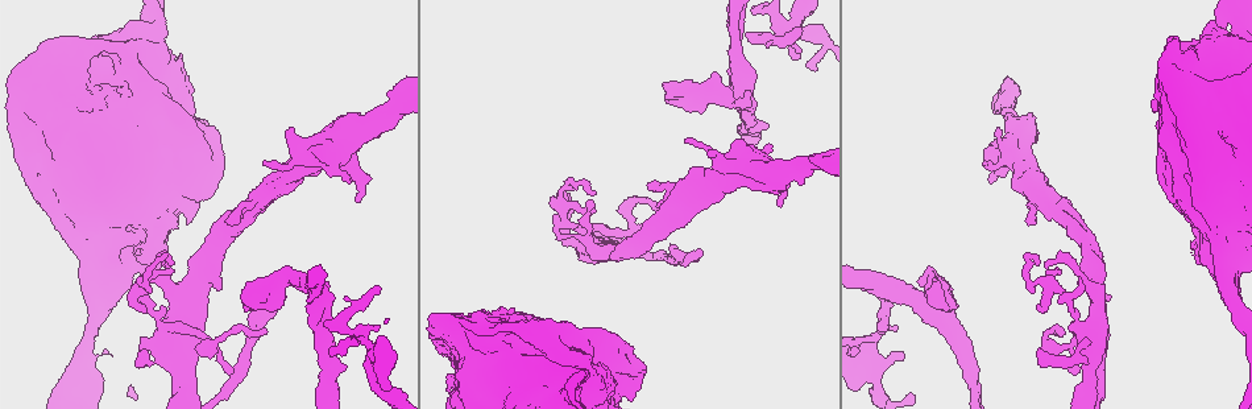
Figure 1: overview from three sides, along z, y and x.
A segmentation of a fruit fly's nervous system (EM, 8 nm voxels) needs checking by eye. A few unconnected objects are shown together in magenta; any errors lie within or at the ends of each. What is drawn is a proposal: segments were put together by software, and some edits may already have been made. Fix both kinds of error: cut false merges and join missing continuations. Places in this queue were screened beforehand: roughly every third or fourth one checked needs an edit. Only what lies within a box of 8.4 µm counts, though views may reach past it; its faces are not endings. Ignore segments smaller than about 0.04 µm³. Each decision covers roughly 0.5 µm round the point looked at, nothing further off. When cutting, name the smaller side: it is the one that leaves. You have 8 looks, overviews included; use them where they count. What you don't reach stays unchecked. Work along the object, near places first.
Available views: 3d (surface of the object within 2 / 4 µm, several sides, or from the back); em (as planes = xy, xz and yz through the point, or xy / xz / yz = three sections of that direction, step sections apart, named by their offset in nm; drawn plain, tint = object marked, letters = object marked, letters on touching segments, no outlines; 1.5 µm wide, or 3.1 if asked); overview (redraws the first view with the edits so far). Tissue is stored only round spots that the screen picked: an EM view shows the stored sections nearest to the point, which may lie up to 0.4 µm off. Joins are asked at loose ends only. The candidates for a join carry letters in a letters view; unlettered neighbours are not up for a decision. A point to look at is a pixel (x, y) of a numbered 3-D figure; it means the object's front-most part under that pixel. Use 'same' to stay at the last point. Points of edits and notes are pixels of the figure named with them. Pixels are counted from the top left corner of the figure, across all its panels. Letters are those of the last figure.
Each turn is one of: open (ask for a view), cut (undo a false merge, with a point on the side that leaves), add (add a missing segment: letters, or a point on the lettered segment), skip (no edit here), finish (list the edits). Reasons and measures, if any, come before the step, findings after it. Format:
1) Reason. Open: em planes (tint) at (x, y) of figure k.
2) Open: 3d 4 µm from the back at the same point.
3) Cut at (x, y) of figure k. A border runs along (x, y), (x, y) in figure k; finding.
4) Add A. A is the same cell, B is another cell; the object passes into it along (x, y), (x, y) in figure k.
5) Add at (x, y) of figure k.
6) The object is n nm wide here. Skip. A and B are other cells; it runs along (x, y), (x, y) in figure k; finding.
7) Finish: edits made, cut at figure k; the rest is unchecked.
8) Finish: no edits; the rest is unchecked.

An open end. Open: em planes (plain) at (230, 369) of figure 1.

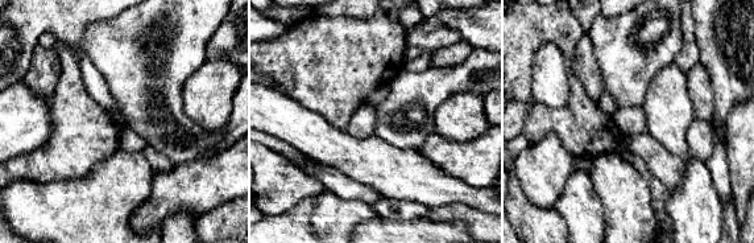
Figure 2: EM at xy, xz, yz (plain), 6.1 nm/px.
Open: em planes (letters) at the same point.

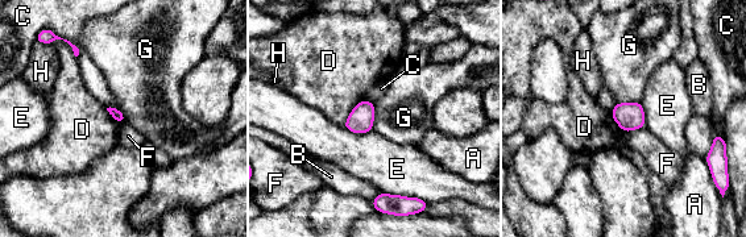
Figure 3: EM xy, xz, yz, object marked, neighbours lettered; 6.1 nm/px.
The object is 70 nm wide here. Skip. A, B, C, D, E, F, G and H are other cells; a border runs along (361, 99), (343, 125) in figure 3; no lettered segment goes on from it.

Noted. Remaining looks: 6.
Tapers out. Open: 3d 4 µm at (700, 249) of figure 1.

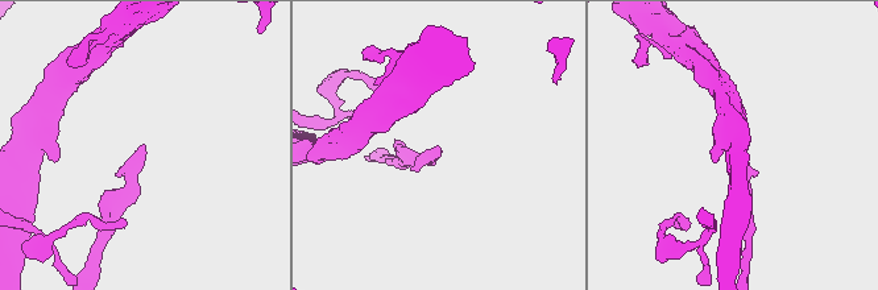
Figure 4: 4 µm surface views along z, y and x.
Open: em planes (letters) at (144, 147) of figure 4.

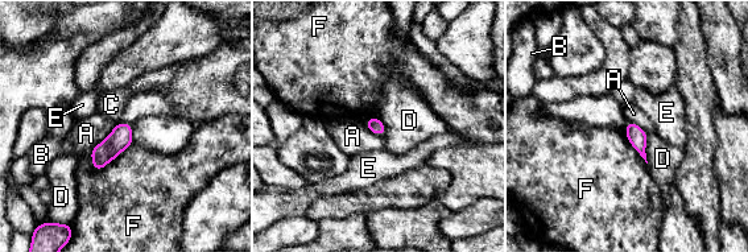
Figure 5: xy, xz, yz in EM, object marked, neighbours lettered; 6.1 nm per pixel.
Skip. A, B, C, D, E and F are other cells; a border runs along (131, 123), (119, 123), (90, 151) in figure 5; none of them fits.

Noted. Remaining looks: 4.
Branch stops here. Open: em planes (letters) at (798, 58) of figure 1.

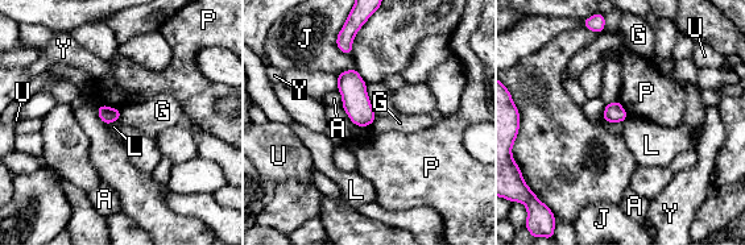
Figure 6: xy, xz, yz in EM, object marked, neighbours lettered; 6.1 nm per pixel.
Skip. A, G, J, L, P, U and Y are other cells; a border runs along (118, 120), (107, 125) in figure 6; none of them fits.

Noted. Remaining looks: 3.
Finish: no edits; the rest is unchecked.

